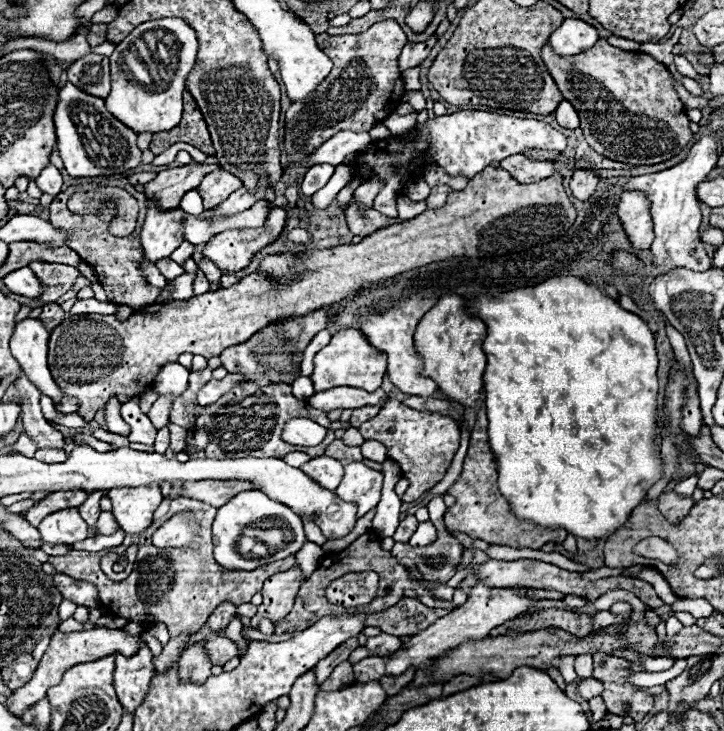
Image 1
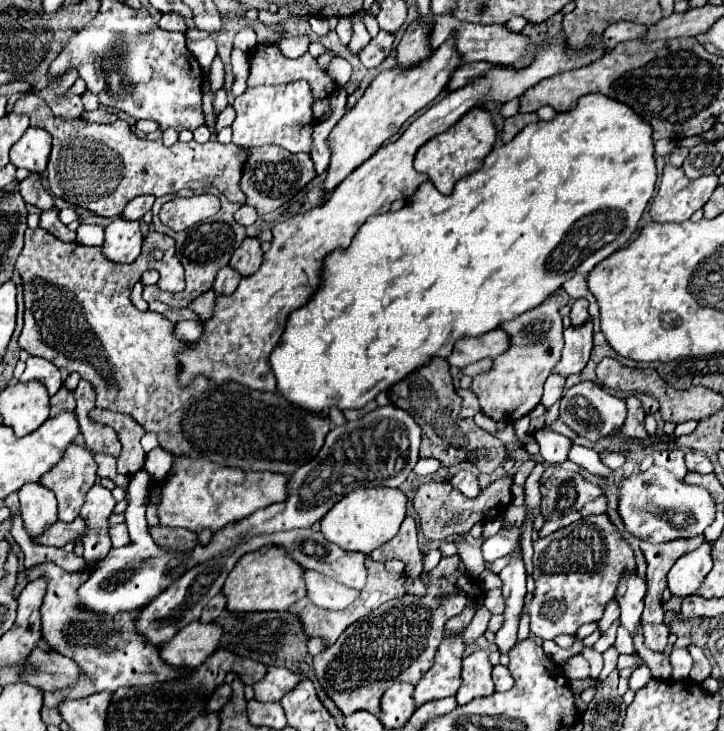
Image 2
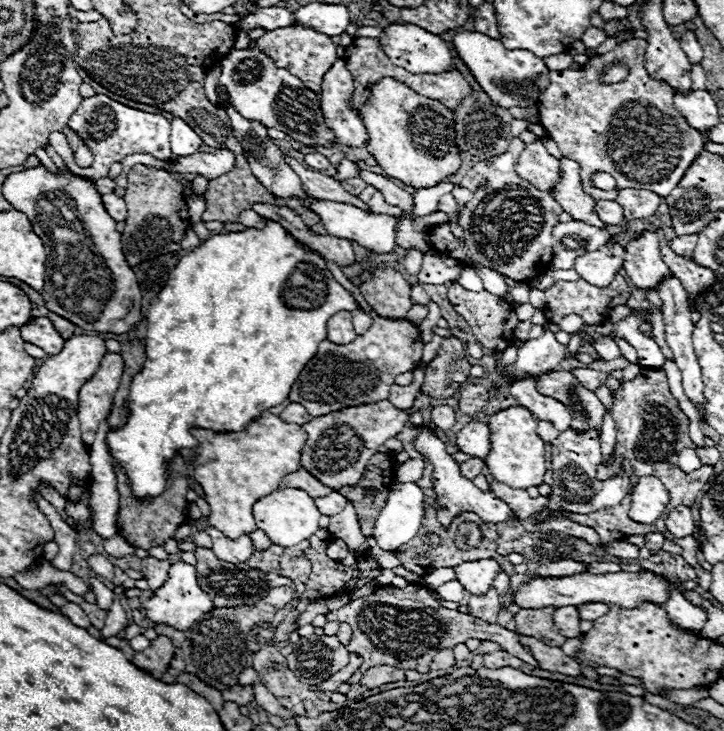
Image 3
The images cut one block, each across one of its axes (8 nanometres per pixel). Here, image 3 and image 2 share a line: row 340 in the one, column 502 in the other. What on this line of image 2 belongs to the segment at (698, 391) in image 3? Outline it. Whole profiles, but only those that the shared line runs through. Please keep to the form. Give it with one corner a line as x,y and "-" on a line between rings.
500,664
492,670
492,680
494,680
494,684
496,684
496,692
506,692
506,690
510,690
512,684
514,684
514,678
512,678
510,670
504,668
504,666
500,666

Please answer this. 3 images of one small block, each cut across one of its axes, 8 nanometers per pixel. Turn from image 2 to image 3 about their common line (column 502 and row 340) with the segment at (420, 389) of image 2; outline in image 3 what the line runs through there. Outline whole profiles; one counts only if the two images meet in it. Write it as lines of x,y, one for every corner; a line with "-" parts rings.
456,336
444,338
442,350
426,366
422,392
432,398
450,398
462,384
466,384
470,366
462,340

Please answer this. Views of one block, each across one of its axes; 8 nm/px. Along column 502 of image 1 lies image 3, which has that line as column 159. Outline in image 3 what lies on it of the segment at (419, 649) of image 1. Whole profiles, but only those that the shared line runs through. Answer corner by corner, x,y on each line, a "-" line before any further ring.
178,560
176,564
170,566
168,580
164,582
164,586
154,590
152,598
148,602
144,602
144,610
152,622
166,622
166,624
174,626
176,630
188,630
190,626
194,626
194,622
198,622
198,618
206,610
212,610
212,600
200,588
198,578
196,578
196,568

